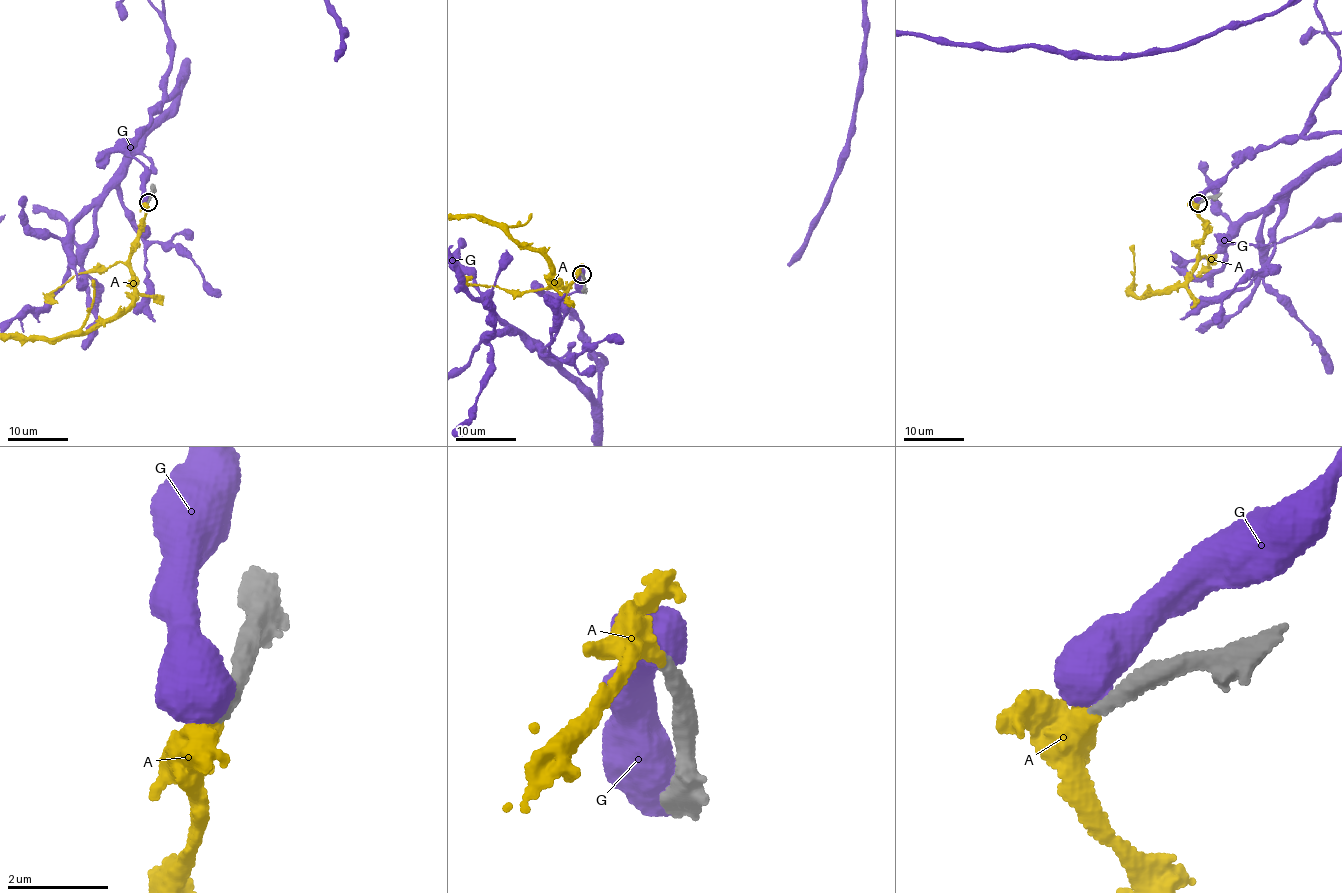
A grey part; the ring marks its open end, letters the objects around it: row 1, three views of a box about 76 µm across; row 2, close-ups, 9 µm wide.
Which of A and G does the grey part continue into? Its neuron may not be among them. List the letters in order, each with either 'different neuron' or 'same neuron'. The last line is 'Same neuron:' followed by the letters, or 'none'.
A: same neuron
G: different neuron
Same neuron: A

